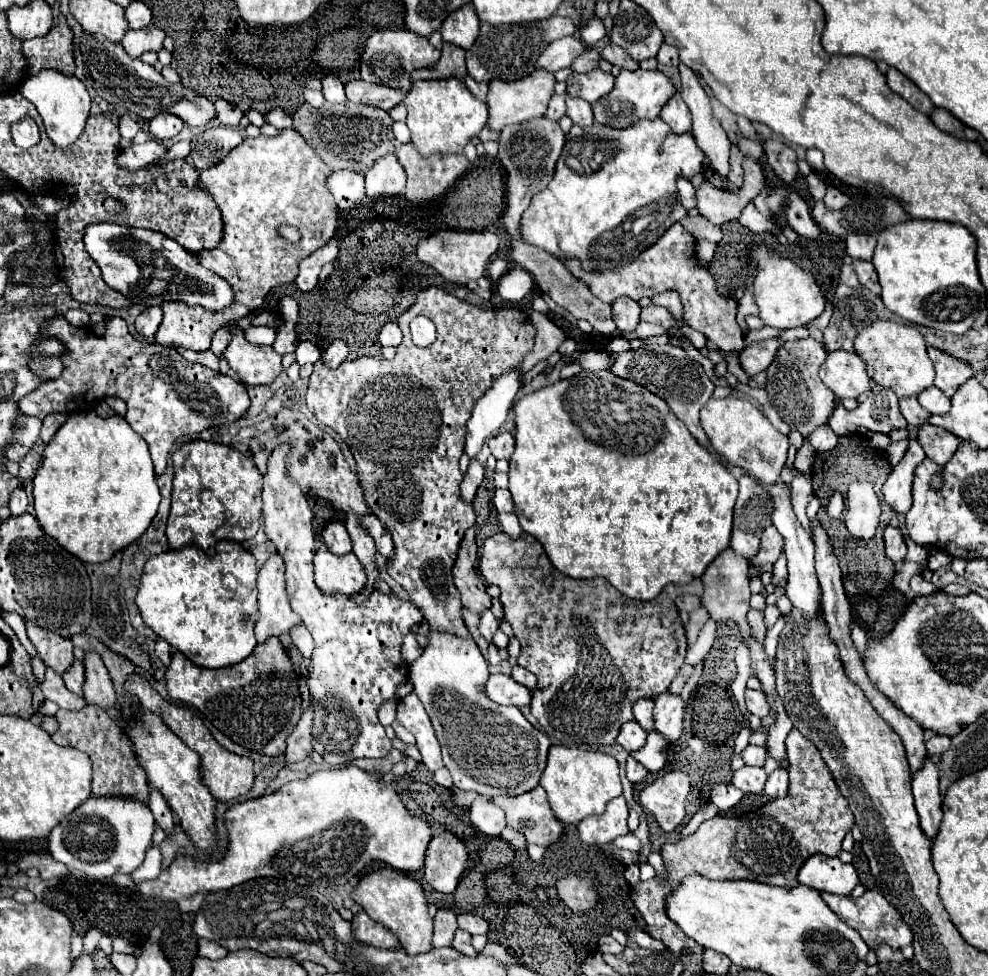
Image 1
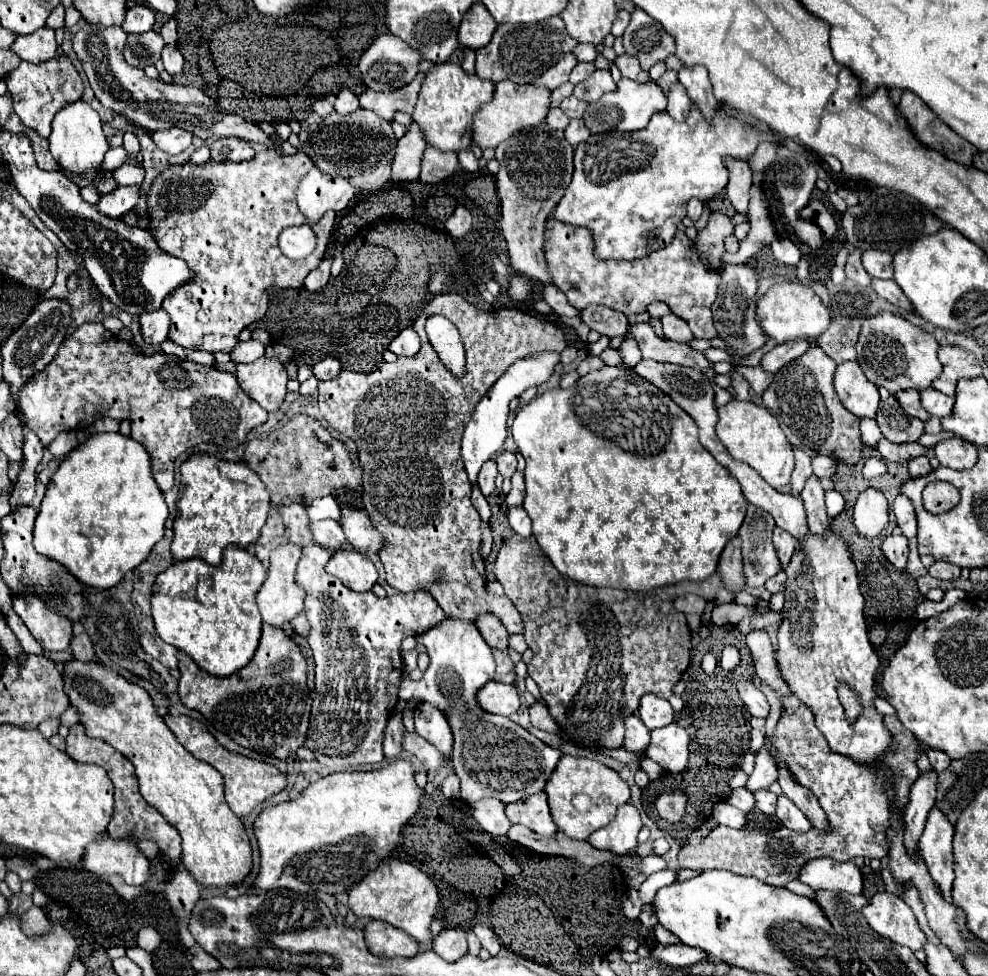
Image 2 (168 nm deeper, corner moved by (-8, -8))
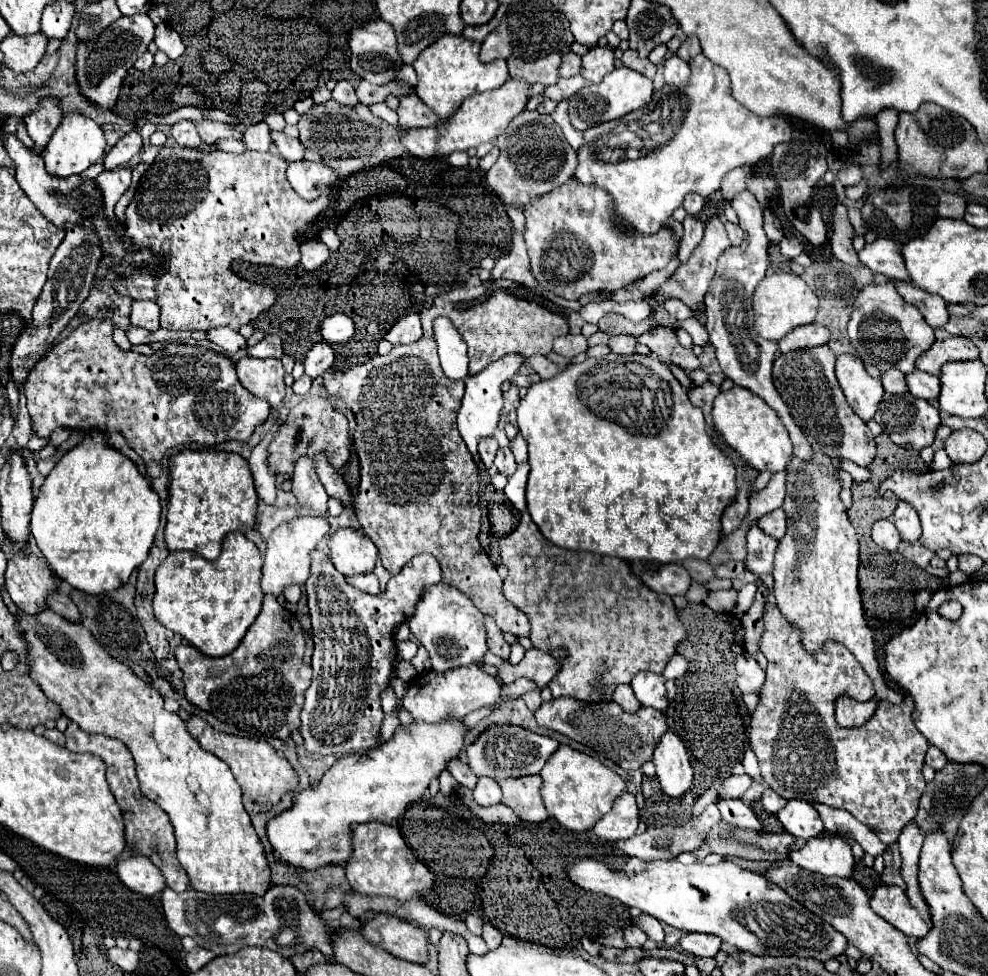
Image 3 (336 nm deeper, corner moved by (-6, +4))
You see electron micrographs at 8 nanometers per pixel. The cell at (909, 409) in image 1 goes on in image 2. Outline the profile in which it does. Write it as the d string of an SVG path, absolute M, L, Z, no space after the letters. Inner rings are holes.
M901 390L901 392L895 394L895 398L899 400L901 408L903 408L907 414L917 416L917 418L921 418L923 422L929 420L929 414L923 410L923 406L921 406L921 402L919 402L919 392L917 392L917 390Z

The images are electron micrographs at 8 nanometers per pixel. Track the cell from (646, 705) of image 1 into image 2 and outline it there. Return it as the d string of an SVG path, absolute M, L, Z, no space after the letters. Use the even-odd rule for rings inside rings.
M647 694L641 698L641 704L639 704L639 716L643 720L643 724L649 728L649 730L655 730L655 728L663 728L667 724L673 722L673 708L671 704L665 700L665 698L657 698L655 694Z

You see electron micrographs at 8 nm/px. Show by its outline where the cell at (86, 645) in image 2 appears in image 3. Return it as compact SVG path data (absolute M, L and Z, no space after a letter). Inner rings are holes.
M55 592L53 596L47 598L47 604L53 612L57 612L59 616L63 616L67 622L81 622L81 614L77 610L77 606L71 602L71 598L63 592Z

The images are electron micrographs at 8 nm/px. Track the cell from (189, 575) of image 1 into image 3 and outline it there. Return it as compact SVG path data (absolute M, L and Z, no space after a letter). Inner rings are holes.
M241 532L225 536L223 552L213 562L187 550L169 552L155 572L155 618L165 628L181 634L203 654L227 656L239 646L247 628L255 622L261 610L261 566L263 558L259 548Z

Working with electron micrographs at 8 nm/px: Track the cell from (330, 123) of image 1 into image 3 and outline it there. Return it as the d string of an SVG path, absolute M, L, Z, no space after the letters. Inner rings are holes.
M333 100L319 106L315 104L307 114L299 118L297 126L299 126L301 144L317 152L323 158L323 162L331 166L339 176L351 176L355 172L371 168L371 162L377 158L391 160L391 158L399 158L405 152L397 128L373 116L369 106L361 102L357 106L341 106Z

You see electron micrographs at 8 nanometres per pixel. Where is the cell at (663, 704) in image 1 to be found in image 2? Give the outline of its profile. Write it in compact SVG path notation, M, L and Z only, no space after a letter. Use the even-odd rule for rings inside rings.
M675 722L657 728L651 732L651 744L647 748L647 756L655 760L663 770L677 774L687 768L687 756L689 756L689 734L677 726Z

